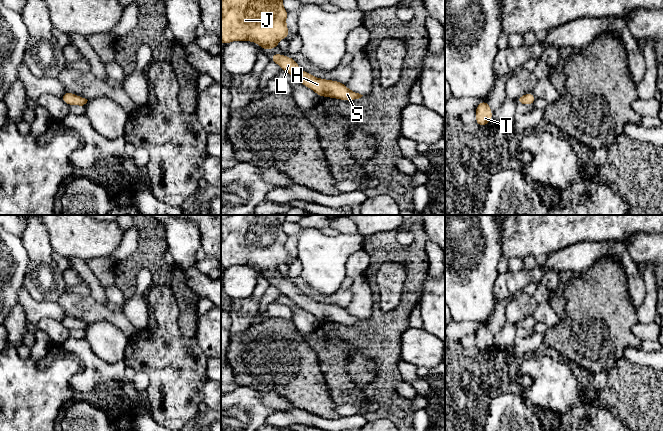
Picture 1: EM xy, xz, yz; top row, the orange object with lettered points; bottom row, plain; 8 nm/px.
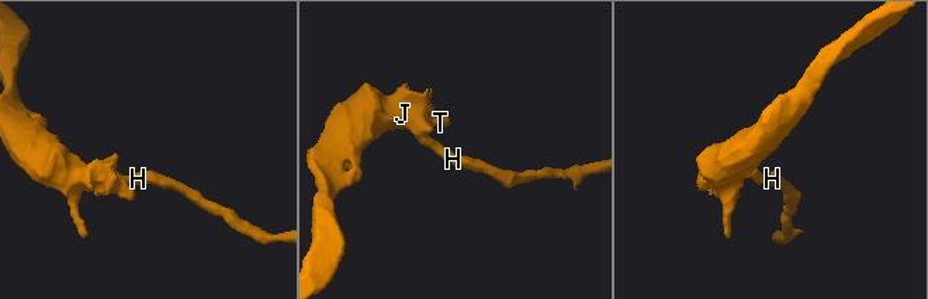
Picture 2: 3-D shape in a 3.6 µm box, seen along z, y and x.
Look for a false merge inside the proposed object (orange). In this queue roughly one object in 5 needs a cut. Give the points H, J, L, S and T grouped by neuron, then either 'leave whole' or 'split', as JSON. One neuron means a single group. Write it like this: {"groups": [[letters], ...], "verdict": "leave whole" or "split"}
{"groups": [["H", "J", "L", "S", "T"]], "verdict": "leave whole"}

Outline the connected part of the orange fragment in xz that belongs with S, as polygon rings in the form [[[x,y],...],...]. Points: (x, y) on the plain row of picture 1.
[[[272,278],[270,280],[270,285],[274,285],[282,294],[289,297],[304,310],[313,314],[318,320],[336,322],[345,325],[353,325],[363,320],[349,314],[344,307],[316,302],[301,294],[292,281],[286,281],[282,278]]]

